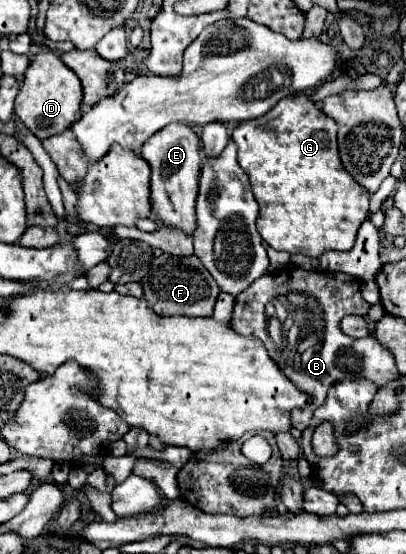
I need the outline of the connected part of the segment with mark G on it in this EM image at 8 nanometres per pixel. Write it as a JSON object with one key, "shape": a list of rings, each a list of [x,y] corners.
{"shape":[[[306,95],[282,99],[274,109],[274,117],[266,115],[264,123],[242,121],[232,125],[232,141],[238,145],[238,163],[250,177],[254,197],[260,205],[256,225],[262,239],[276,251],[304,253],[308,257],[320,257],[328,249],[348,251],[354,245],[358,227],[368,215],[370,195],[342,169],[336,147],[336,123]]]}

